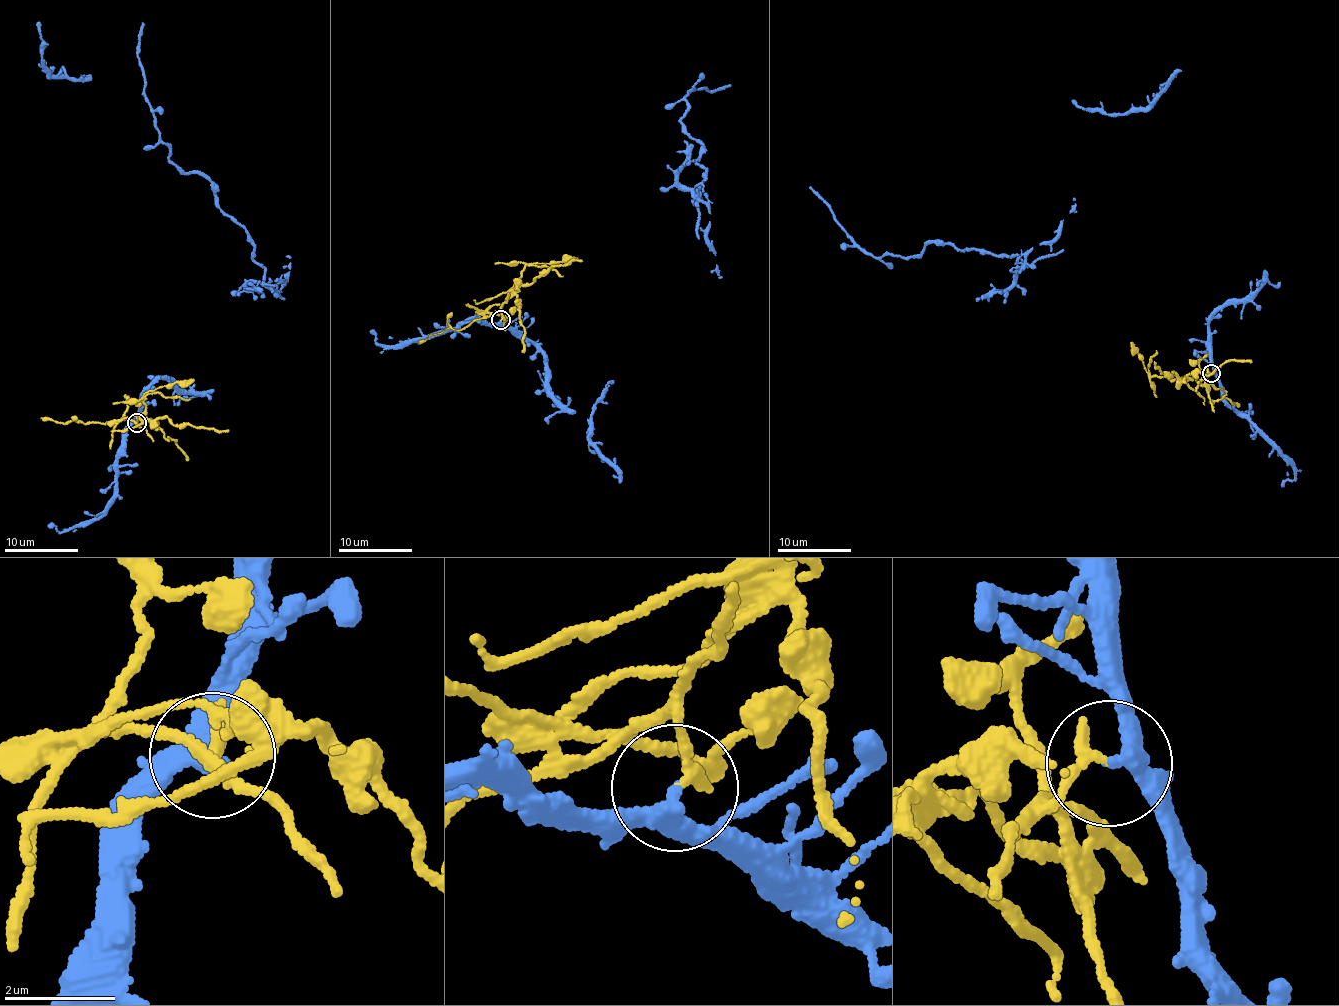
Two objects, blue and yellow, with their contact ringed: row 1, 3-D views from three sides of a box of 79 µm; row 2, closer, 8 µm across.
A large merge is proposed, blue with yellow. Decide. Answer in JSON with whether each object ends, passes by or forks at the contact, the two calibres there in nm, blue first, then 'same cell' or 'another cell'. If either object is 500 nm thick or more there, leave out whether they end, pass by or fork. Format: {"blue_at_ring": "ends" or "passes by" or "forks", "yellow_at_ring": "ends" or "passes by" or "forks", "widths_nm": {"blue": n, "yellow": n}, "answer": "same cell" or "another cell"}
{"blue_at_ring": "passes by", "yellow_at_ring": "ends", "widths_nm": {"blue": 300, "yellow": 200}, "answer": "another cell"}

